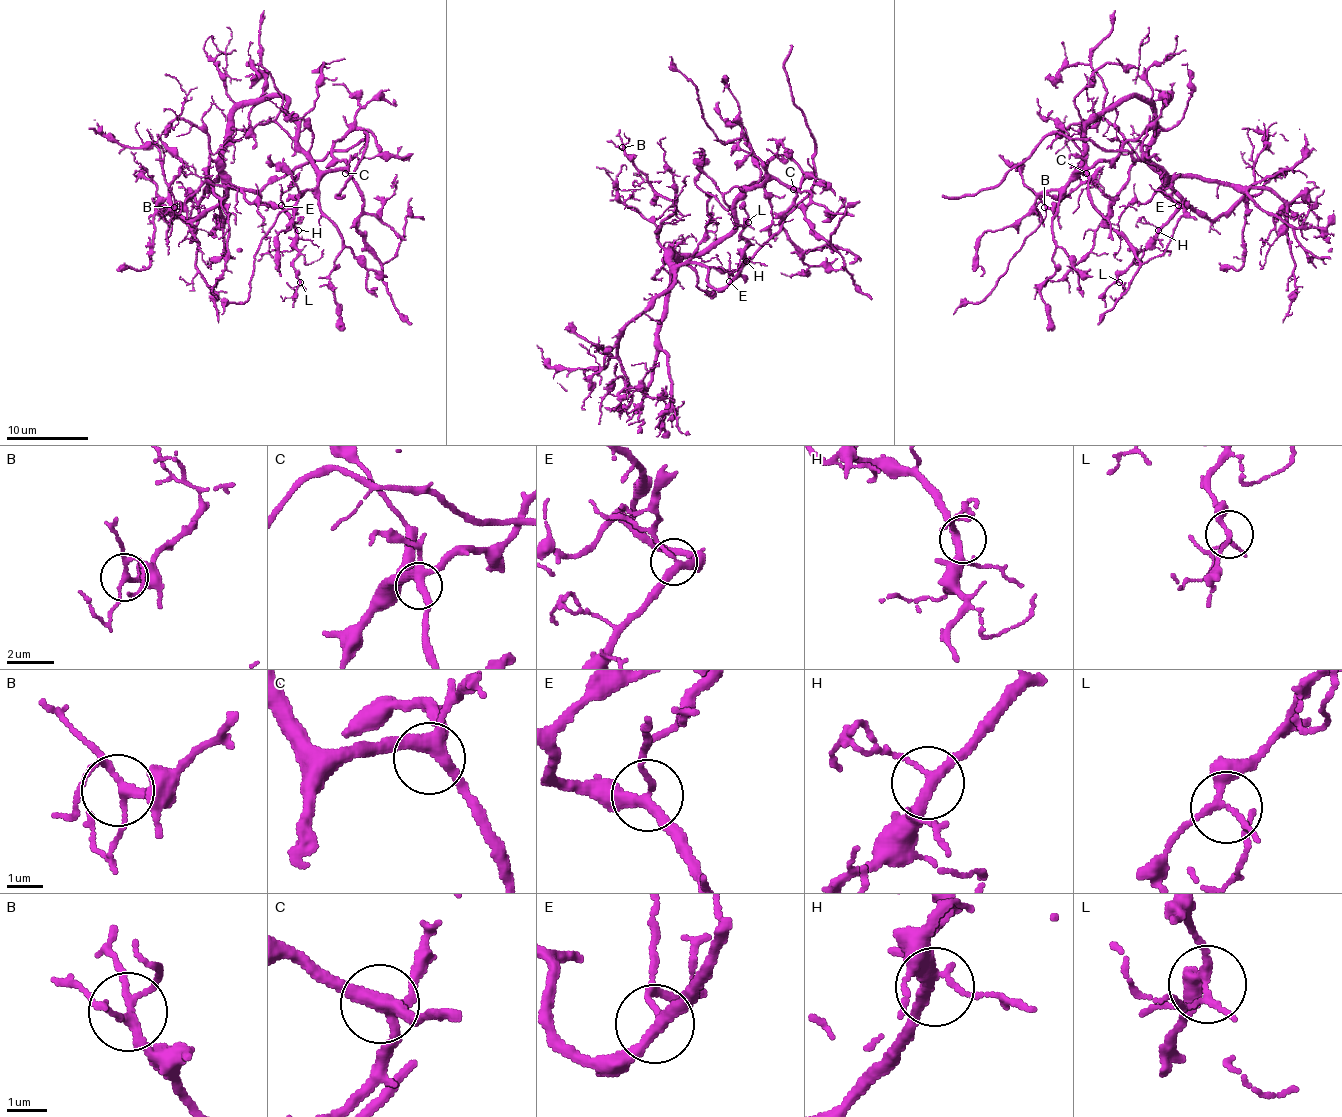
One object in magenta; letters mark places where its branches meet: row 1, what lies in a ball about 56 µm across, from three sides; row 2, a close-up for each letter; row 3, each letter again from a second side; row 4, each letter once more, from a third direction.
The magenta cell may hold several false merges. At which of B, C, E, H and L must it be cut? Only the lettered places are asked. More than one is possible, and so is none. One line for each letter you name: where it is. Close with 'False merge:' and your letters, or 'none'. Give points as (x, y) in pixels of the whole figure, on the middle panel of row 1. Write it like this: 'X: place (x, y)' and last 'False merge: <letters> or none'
False merge: none

